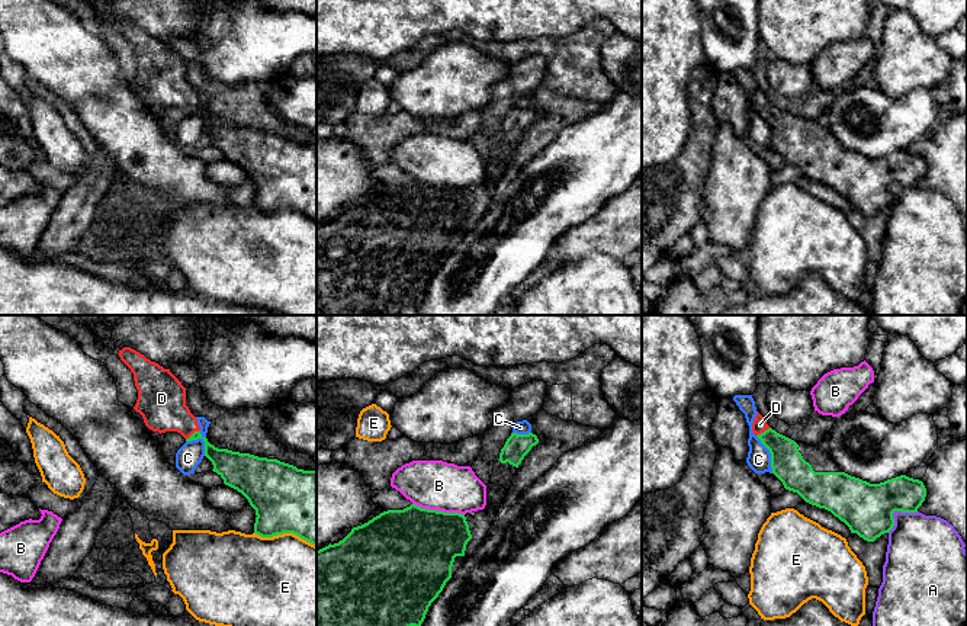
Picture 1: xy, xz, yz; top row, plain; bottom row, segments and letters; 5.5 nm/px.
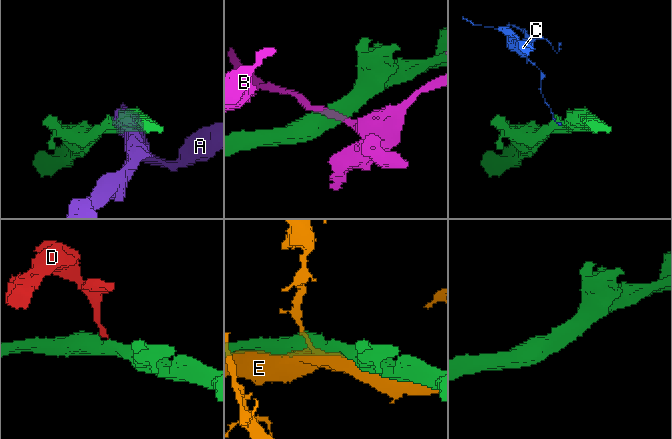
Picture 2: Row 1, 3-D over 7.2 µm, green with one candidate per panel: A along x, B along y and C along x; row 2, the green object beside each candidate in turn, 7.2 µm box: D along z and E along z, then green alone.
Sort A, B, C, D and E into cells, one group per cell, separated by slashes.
A / B / C / D / E

